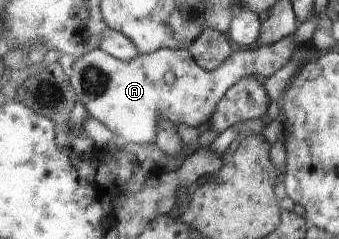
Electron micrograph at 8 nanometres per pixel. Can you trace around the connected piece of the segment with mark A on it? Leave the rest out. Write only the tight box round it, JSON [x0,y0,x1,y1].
[70,32,301,144]

